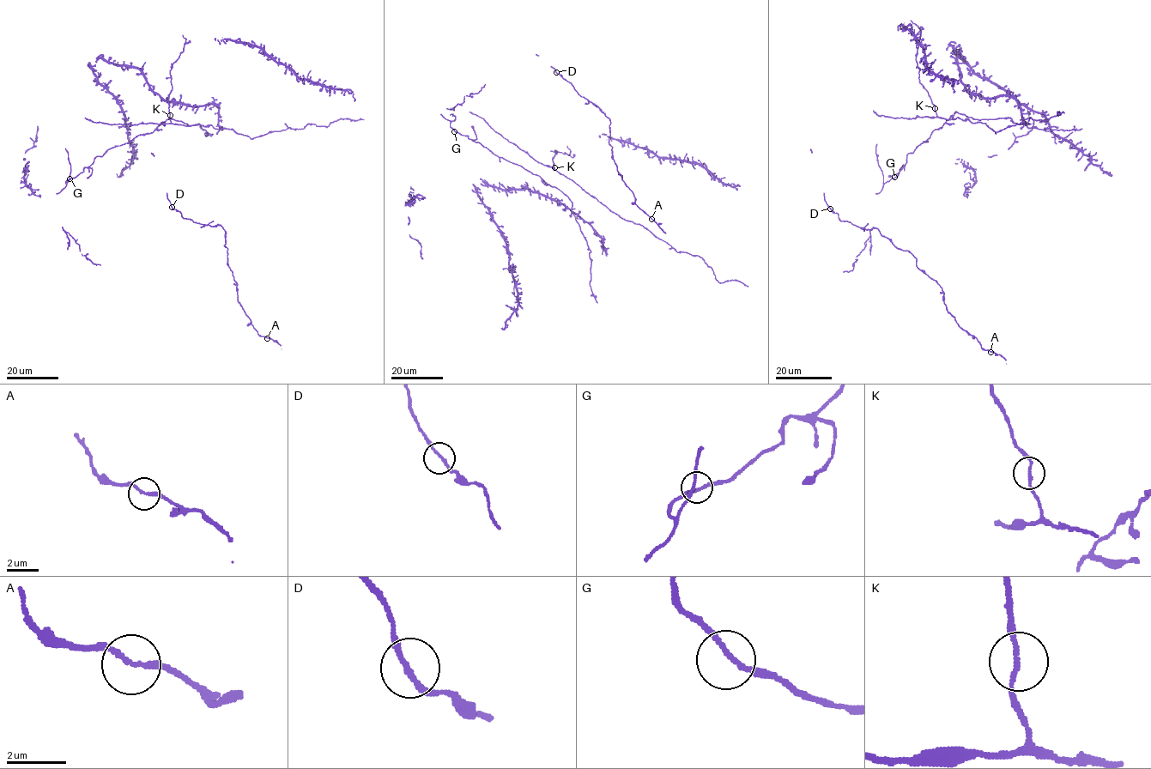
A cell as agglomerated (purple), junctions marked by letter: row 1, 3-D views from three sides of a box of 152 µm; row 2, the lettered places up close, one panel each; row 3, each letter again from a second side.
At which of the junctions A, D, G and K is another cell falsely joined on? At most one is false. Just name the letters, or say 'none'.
none

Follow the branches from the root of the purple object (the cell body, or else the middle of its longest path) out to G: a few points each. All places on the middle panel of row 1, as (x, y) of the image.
G: (520, 166), (496, 156), (467, 135), (454, 131)

